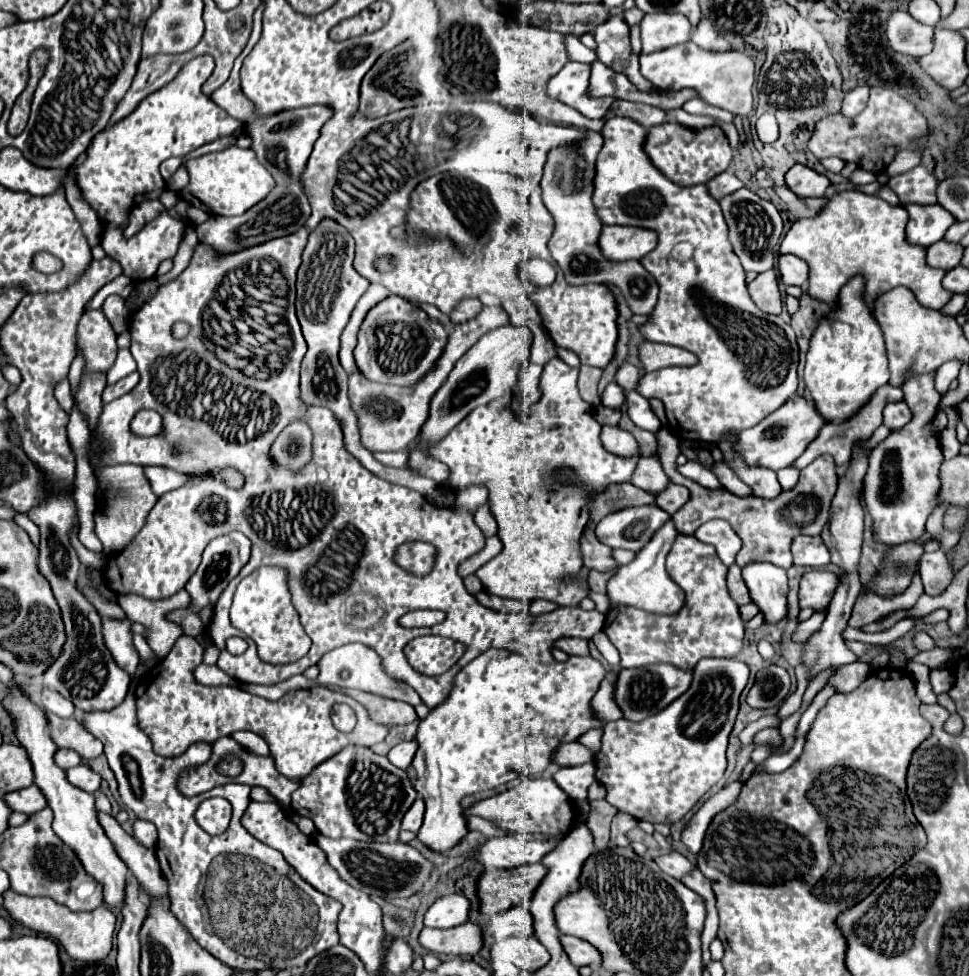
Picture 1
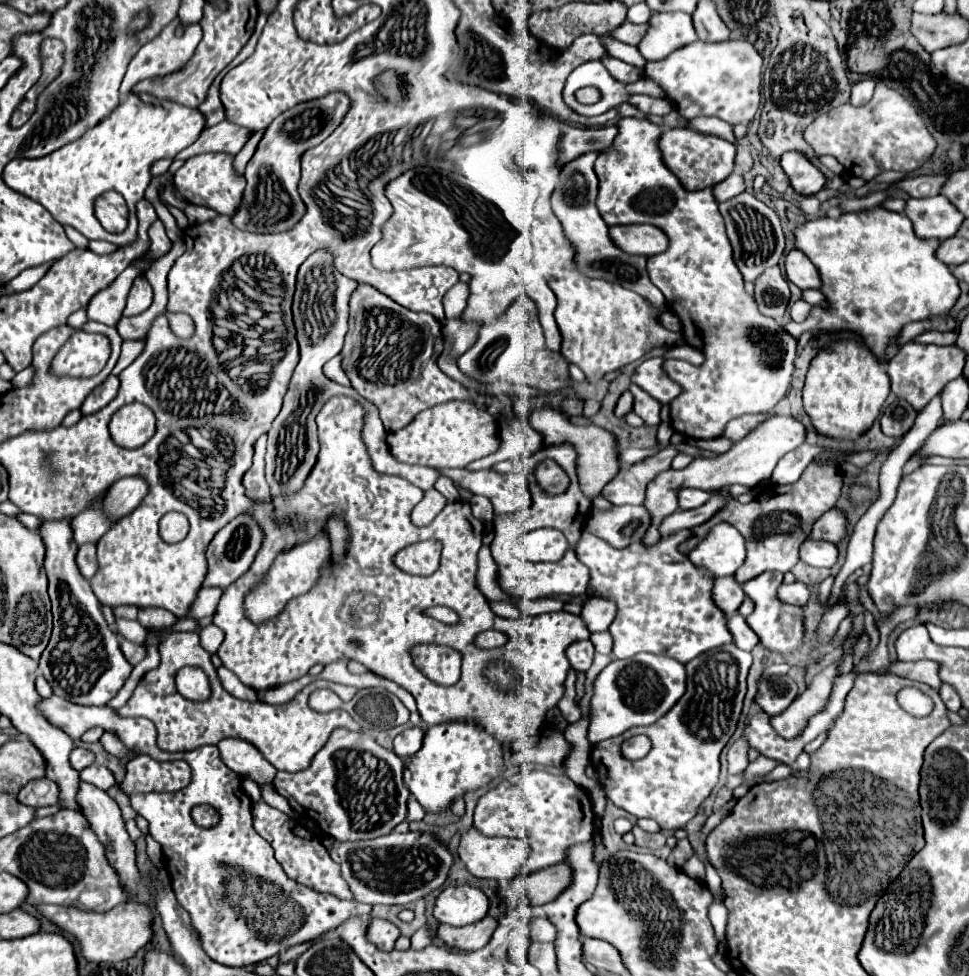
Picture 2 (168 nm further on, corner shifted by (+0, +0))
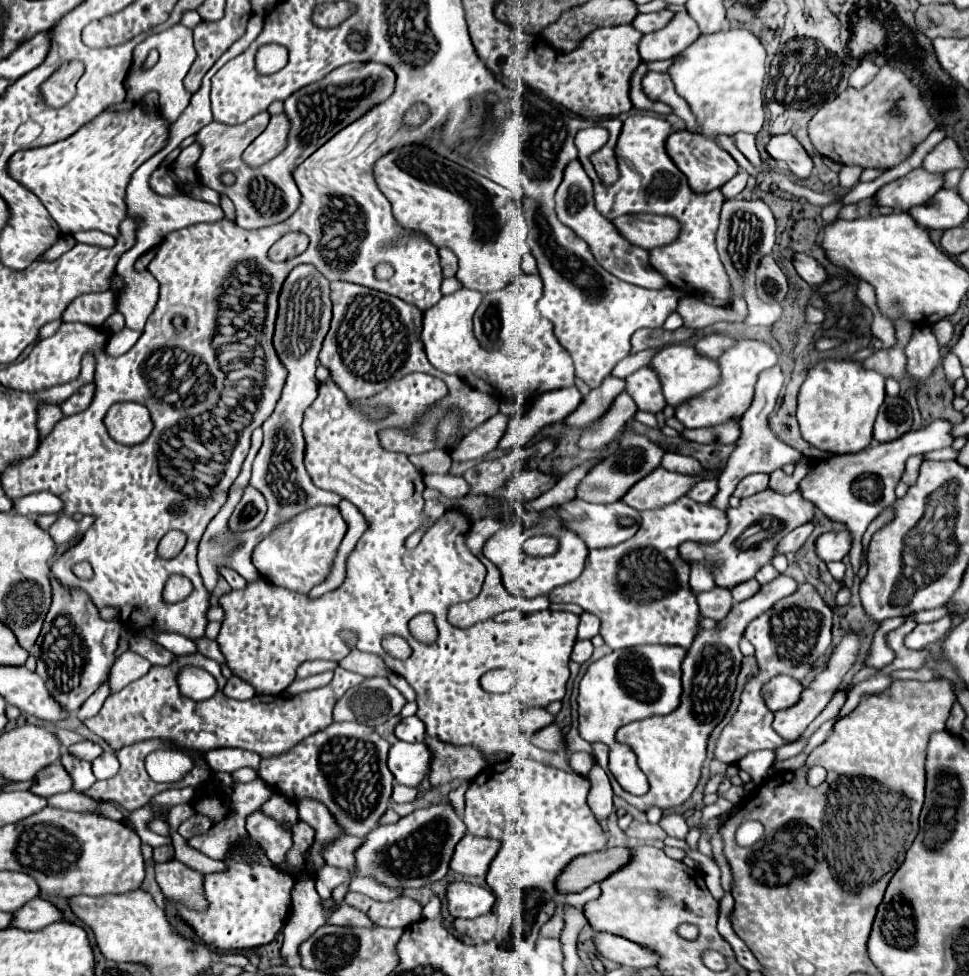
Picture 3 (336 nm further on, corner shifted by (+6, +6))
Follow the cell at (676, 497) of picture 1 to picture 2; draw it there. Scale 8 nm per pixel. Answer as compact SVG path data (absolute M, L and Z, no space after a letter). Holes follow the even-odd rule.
M685 490L683 494L679 494L679 506L683 510L697 508L697 506L703 506L709 498L711 498L711 494L703 492L703 490Z

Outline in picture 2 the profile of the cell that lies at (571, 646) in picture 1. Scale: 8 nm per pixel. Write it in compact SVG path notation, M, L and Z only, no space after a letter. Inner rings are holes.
M579 640L579 642L573 642L569 648L567 648L567 658L571 662L571 666L579 672L587 672L591 668L591 662L593 662L593 644L591 640Z

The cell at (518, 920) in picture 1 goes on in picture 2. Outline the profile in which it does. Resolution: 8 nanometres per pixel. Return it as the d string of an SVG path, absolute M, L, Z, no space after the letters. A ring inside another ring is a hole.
M539 916L531 920L531 940L533 942L553 942L555 936L557 936L557 930L549 922L549 918Z

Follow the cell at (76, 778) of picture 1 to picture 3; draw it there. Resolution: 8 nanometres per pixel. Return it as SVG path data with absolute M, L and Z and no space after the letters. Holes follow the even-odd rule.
M103 752L97 760L91 762L93 764L93 774L97 780L107 780L113 778L113 774L117 774L119 770L119 760L115 756L115 752Z

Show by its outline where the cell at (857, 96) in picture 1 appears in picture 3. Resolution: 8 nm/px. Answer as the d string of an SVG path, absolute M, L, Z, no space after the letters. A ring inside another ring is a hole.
M863 60L863 62L851 72L851 76L849 76L849 86L855 88L855 90L867 86L867 84L873 80L873 76L877 74L877 70L879 70L877 64L873 64L871 60Z

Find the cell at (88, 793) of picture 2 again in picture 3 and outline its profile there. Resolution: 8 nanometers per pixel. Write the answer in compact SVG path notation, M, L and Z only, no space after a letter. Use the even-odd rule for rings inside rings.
M67 752L61 754L61 764L63 768L69 772L71 780L73 780L73 790L79 794L85 794L93 784L95 784L95 776L91 772L91 764L85 760L79 760Z

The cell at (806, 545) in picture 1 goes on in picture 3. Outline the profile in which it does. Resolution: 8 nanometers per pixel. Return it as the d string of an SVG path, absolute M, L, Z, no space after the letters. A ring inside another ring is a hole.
M825 532L817 538L815 552L823 562L843 560L851 548L851 534L849 532Z

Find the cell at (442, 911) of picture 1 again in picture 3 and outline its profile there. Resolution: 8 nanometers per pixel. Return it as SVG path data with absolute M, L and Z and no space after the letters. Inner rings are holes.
M451 882L447 886L447 908L453 918L477 918L493 910L491 890L471 882Z

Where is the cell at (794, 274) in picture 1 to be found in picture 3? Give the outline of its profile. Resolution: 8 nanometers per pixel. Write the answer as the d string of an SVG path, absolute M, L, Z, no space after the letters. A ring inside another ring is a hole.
M795 254L793 258L793 266L797 270L797 274L809 284L809 286L817 286L821 284L827 276L825 276L825 270L823 266L819 266L819 262L807 254Z

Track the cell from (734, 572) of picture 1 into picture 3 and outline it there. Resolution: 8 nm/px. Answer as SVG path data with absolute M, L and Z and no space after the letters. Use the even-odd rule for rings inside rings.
M713 588L709 592L699 592L697 602L701 608L701 616L713 618L713 620L723 620L729 614L729 608L733 606L731 590L725 590L725 588Z

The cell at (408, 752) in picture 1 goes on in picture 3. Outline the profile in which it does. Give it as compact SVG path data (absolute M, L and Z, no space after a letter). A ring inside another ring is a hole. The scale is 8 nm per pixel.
M417 716L403 718L395 728L395 736L403 742L423 742L425 740L425 724Z

